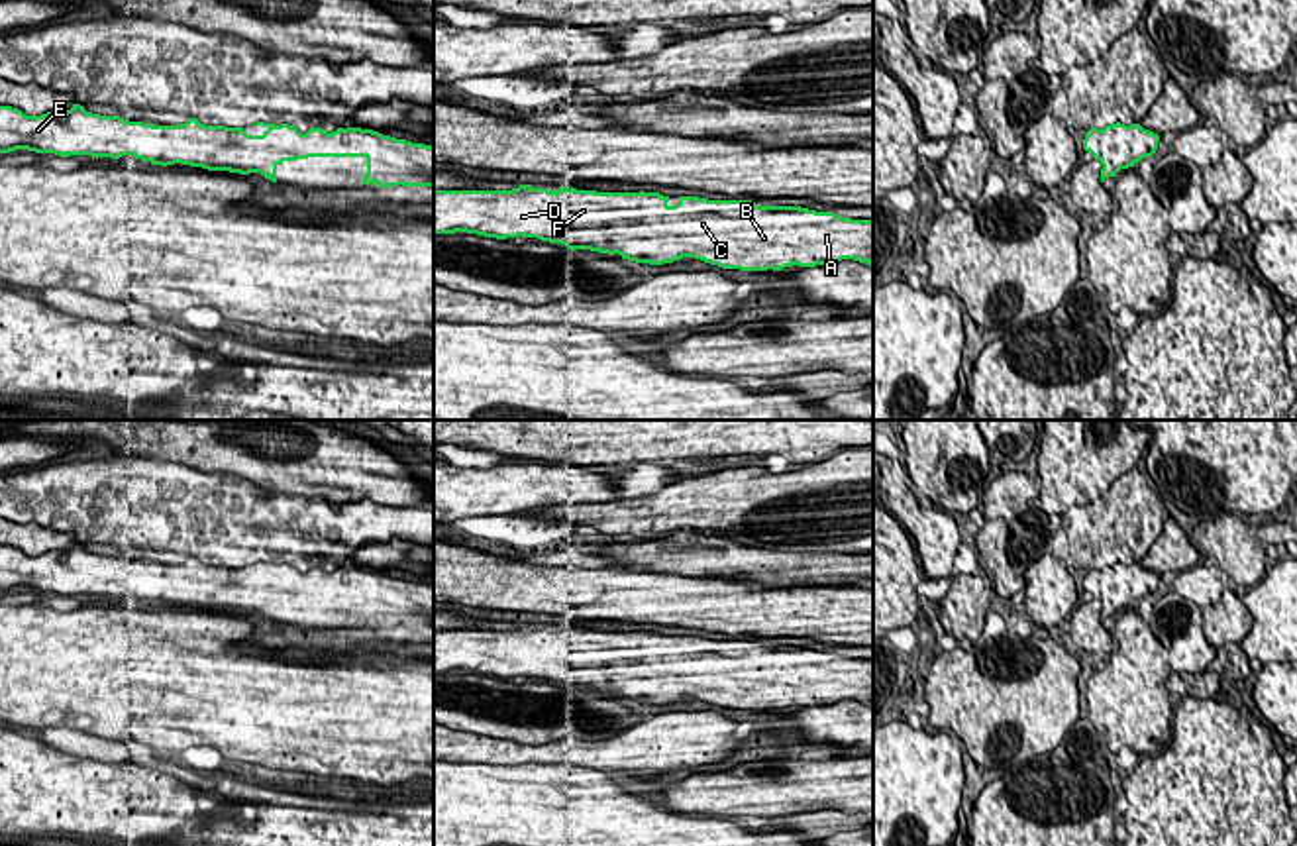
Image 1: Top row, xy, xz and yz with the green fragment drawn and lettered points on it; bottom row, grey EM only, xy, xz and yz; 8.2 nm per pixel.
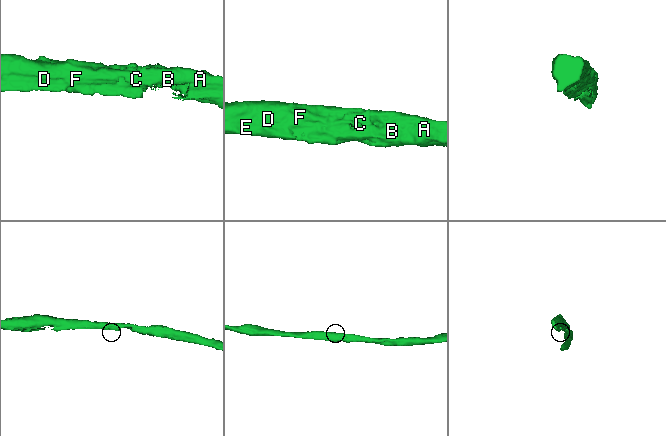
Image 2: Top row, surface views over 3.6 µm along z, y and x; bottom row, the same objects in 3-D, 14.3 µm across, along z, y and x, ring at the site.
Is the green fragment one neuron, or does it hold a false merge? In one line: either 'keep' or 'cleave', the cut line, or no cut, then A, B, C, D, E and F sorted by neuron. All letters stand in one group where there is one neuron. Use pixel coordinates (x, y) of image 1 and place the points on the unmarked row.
keep | no cut | A B C D E F

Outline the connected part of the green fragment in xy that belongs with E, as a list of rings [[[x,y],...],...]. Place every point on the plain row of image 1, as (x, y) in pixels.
[[[73,544],[67,552],[47,552],[41,555],[27,555],[18,548],[0,546],[0,593],[10,593],[16,589],[27,589],[35,593],[55,593],[61,597],[71,595],[90,595],[90,597],[112,597],[120,599],[124,595],[133,595],[135,599],[149,601],[151,605],[190,605],[202,607],[208,610],[230,610],[239,614],[261,612],[265,618],[277,622],[277,607],[285,601],[298,601],[308,597],[365,597],[367,612],[363,614],[363,624],[383,626],[432,626],[434,628],[434,585],[412,583],[406,579],[396,579],[390,575],[383,575],[373,569],[361,567],[337,567],[328,573],[322,567],[310,567],[306,573],[300,573],[294,565],[288,563],[265,563],[257,561],[253,565],[267,565],[269,569],[261,575],[249,575],[243,567],[226,567],[226,565],[204,565],[196,557],[190,557],[186,563],[177,565],[153,565],[143,561],[126,561],[120,555],[100,555],[86,552],[84,546]]]

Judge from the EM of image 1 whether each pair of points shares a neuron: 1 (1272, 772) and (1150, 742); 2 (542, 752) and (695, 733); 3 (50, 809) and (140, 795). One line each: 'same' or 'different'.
1: different
2: same
3: same

